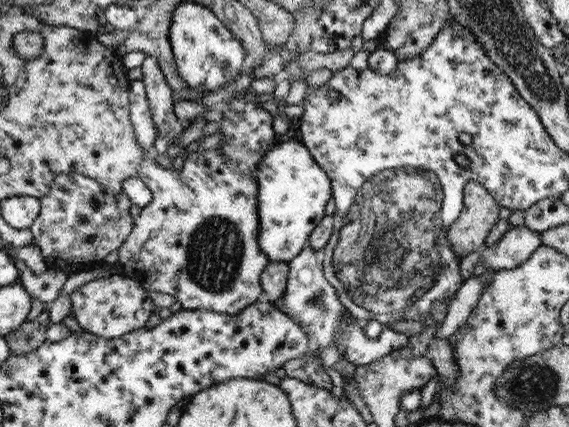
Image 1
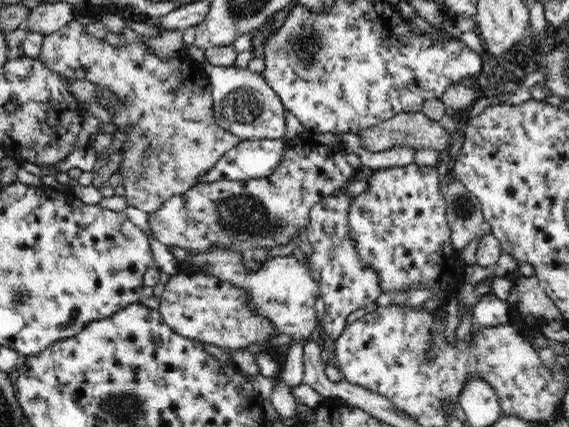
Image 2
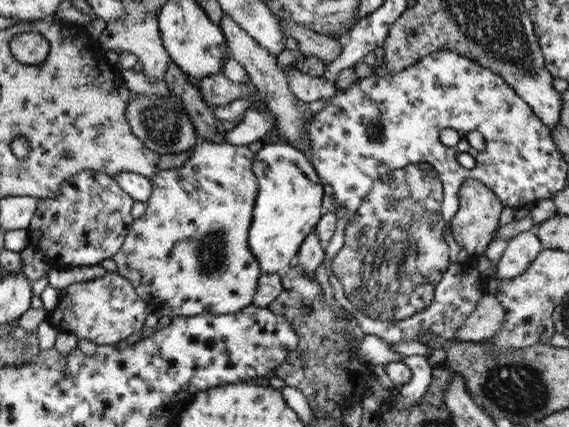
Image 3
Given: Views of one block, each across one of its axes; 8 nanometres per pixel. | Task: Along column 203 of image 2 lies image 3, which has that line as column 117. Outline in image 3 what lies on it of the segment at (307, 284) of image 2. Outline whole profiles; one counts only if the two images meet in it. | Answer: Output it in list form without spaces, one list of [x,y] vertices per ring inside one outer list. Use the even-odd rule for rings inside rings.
[[[201,140],[192,149],[192,184],[188,182],[184,190],[178,178],[158,180],[160,172],[154,173],[154,177],[150,178],[153,193],[147,200],[146,211],[142,216],[134,217],[132,228],[112,260],[116,263],[117,273],[133,282],[143,301],[157,307],[168,302],[175,316],[236,314],[252,305],[258,280],[263,273],[248,246],[248,232],[259,187],[252,170],[256,147],[232,146],[219,140]]]

